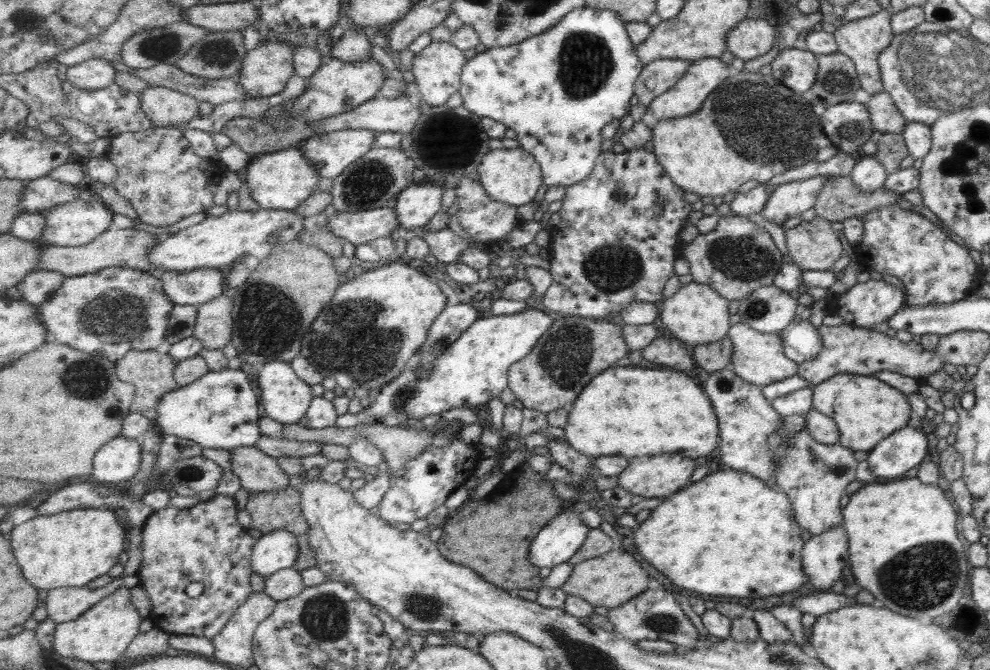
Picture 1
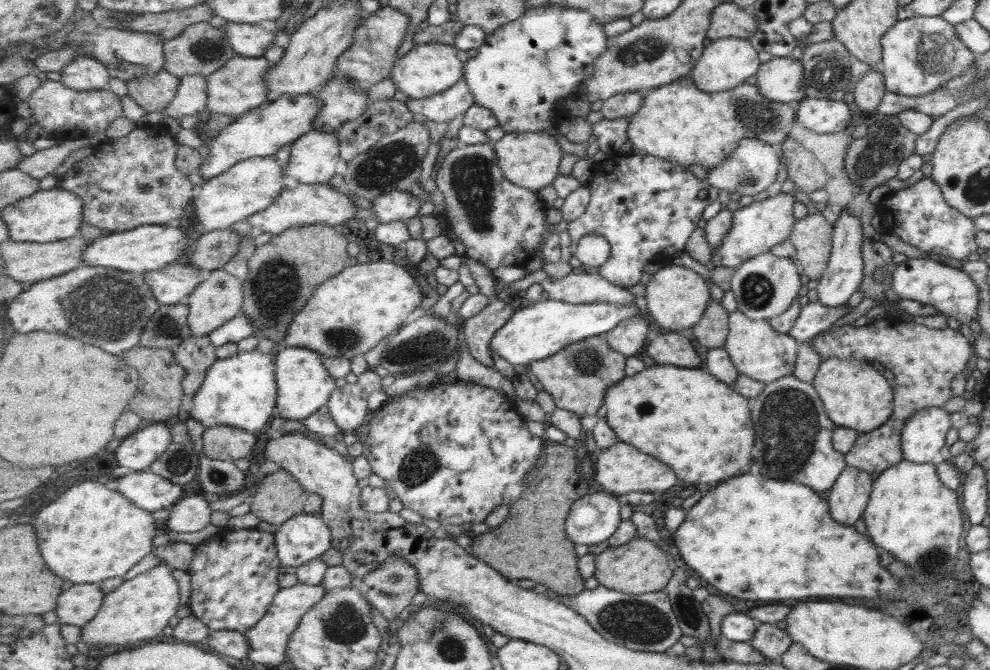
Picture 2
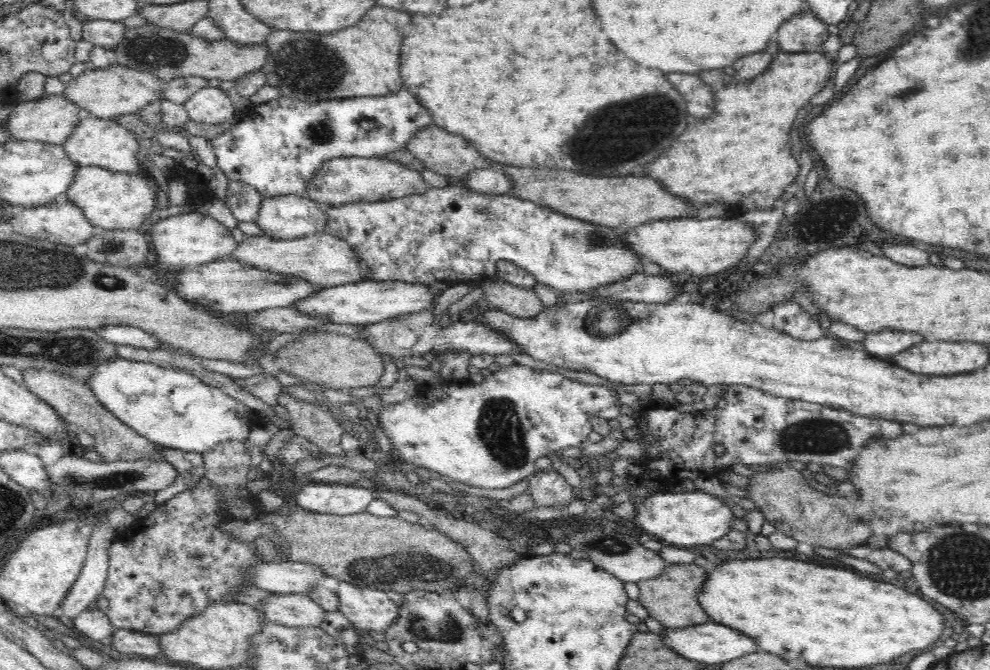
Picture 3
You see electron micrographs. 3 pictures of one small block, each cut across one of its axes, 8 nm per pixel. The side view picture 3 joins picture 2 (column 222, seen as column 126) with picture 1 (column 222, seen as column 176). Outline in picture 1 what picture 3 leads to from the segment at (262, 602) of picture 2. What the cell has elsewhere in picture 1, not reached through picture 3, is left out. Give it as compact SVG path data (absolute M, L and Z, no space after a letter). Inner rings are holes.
M216 494L191 508L170 505L156 511L150 517L146 526L142 528L143 561L137 575L153 603L150 618L155 625L173 634L213 639L224 630L236 611L244 607L254 594L252 576L256 572L252 559L259 539L253 538L252 534L248 533L248 528L238 522L238 512L240 509L234 497ZM192 582L202 582L205 585L205 590L199 597L192 598L186 594L186 588Z

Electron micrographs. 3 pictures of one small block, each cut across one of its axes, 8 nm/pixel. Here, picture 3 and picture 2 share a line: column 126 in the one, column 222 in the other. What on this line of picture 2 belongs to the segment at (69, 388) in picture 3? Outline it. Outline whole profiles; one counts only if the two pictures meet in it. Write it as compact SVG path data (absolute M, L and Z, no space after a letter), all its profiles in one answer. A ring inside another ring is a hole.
M213 426L204 433L204 452L216 460L234 462L248 458L256 450L257 434L237 426Z

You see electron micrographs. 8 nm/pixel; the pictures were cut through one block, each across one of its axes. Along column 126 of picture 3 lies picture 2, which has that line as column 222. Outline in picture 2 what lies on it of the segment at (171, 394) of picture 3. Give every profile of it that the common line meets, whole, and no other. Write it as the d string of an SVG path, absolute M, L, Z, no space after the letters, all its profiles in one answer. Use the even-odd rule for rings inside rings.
M256 350L220 359L209 370L206 382L193 397L195 405L190 416L201 420L207 429L213 426L237 426L255 434L263 432L279 403L277 370L276 354L262 354Z

